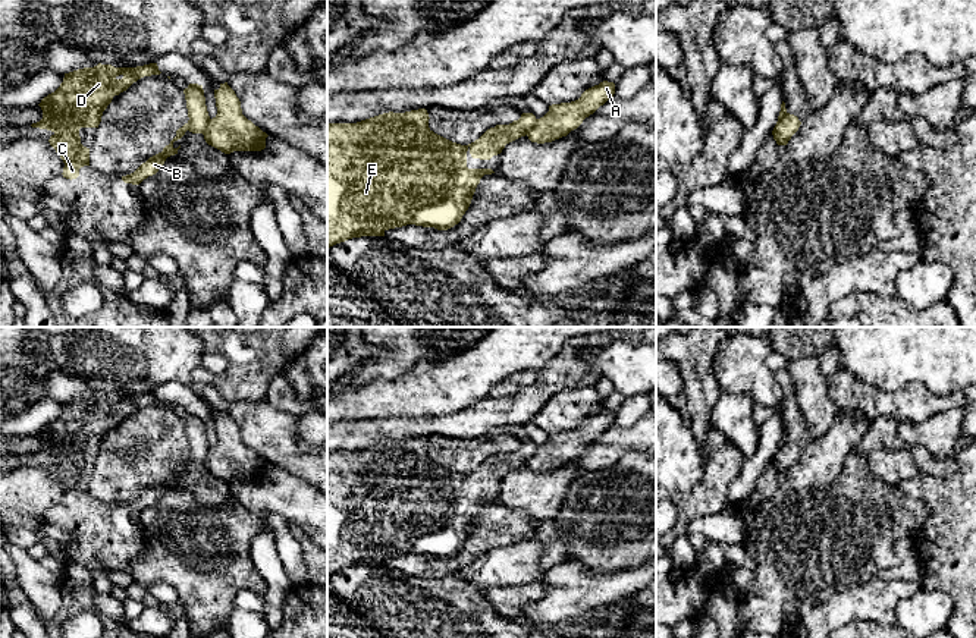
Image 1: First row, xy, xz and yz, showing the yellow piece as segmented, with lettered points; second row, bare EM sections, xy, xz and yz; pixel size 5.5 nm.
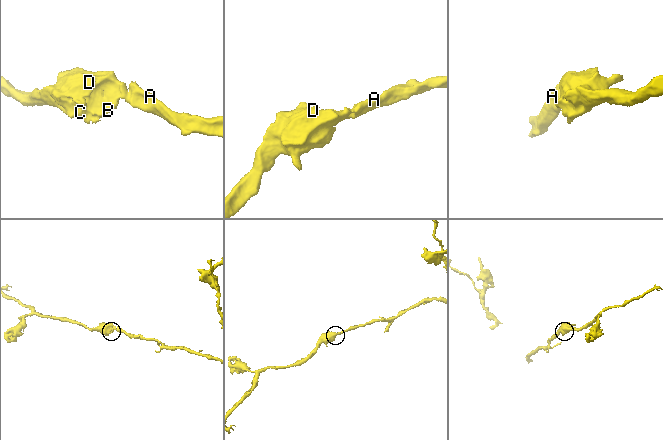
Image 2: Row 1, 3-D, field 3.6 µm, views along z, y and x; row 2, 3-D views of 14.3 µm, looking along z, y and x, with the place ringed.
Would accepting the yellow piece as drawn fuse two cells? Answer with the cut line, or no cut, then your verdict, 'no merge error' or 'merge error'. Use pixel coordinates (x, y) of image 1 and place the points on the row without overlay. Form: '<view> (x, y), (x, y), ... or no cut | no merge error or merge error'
xy (210, 448), (203, 462) | merge error

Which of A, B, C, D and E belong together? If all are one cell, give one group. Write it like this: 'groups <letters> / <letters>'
groups A / B C D E

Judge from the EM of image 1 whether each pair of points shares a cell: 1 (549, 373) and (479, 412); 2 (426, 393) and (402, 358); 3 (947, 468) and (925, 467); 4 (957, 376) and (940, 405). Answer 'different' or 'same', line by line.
1: same
2: different
3: same
4: different

